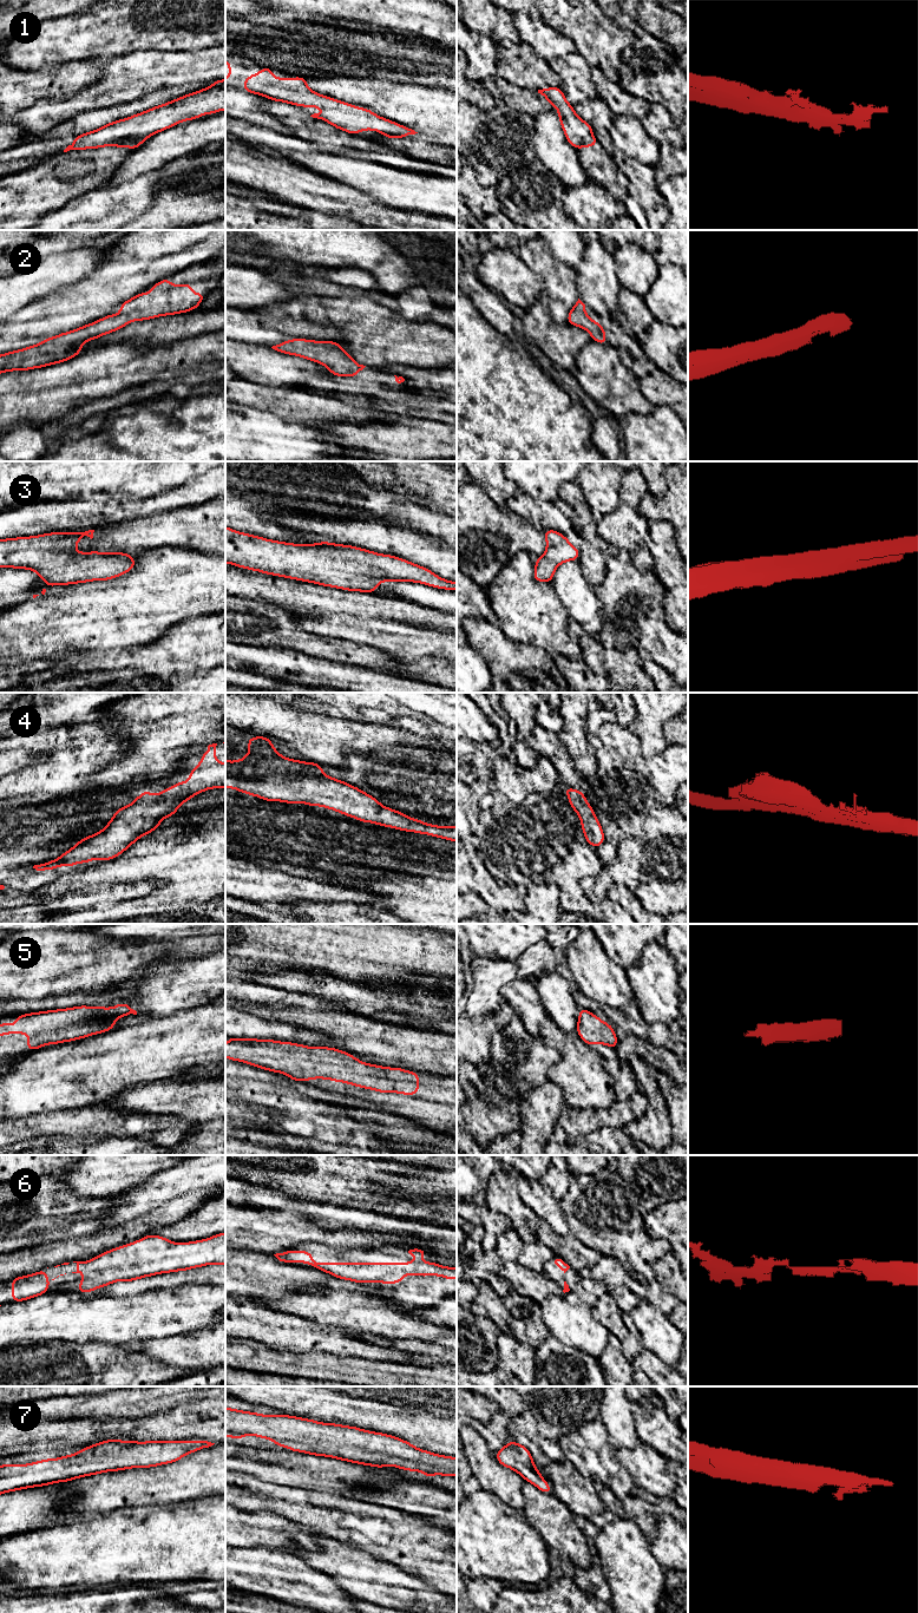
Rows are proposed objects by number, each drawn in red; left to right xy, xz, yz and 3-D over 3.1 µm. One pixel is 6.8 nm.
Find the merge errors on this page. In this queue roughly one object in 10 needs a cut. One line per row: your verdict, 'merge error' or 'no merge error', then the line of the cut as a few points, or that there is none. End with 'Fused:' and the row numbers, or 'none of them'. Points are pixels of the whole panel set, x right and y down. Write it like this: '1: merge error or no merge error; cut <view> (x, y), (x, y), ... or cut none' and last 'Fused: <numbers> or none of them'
1: no merge error; cut none
2: no merge error; cut none
3: no merge error; cut none
4: no merge error; cut none
5: no merge error; cut none
6: no merge error; cut none
7: no merge error; cut none
Fused: none of them

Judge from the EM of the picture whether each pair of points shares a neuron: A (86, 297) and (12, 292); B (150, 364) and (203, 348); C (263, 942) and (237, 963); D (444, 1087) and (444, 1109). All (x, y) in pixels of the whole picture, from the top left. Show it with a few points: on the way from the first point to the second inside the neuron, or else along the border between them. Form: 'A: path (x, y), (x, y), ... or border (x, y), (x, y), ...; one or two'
A: border (78, 282), (61, 287), (52, 293); two
B: path (163, 358), (190, 353); one
C: path (257, 943), (243, 957); one
D: border (417, 1096), (444, 1103); two

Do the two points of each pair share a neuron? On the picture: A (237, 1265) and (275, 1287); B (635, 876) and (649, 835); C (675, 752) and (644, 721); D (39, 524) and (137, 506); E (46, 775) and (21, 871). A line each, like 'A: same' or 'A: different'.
A: same
B: different
C: different
D: same
E: same

